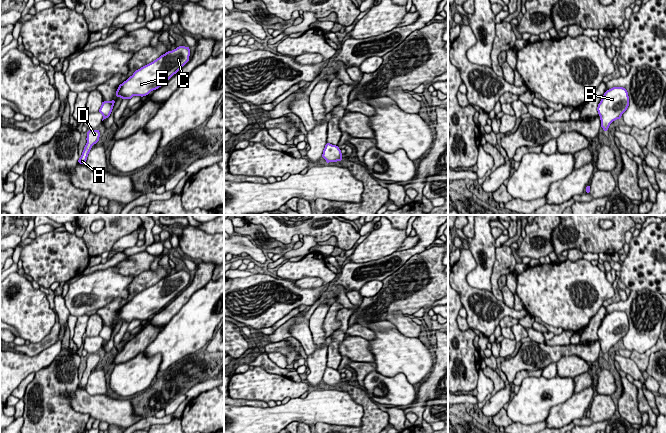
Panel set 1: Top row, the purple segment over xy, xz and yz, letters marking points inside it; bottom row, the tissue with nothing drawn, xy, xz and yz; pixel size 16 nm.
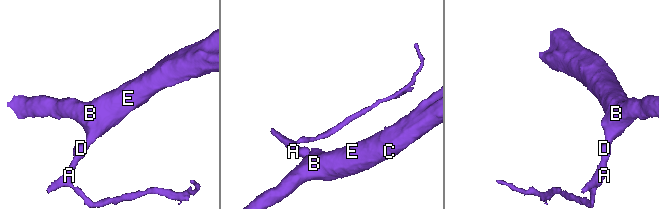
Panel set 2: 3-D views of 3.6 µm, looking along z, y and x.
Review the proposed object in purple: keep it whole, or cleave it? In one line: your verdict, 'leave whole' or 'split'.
leave whole

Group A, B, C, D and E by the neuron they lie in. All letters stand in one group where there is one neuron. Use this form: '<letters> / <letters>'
A B C D E

